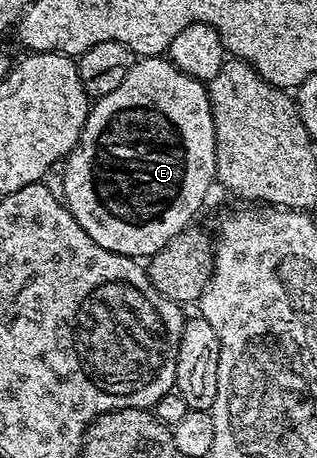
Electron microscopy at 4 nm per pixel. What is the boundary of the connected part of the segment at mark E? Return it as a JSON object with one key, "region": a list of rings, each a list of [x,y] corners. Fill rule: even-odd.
{"region":[[[168,58],[135,59],[124,82],[112,94],[99,96],[91,103],[78,144],[64,163],[64,203],[72,218],[84,226],[84,234],[96,246],[116,254],[155,256],[176,234],[191,227],[190,219],[201,210],[210,187],[216,184],[216,130],[207,85],[184,74]]]}

